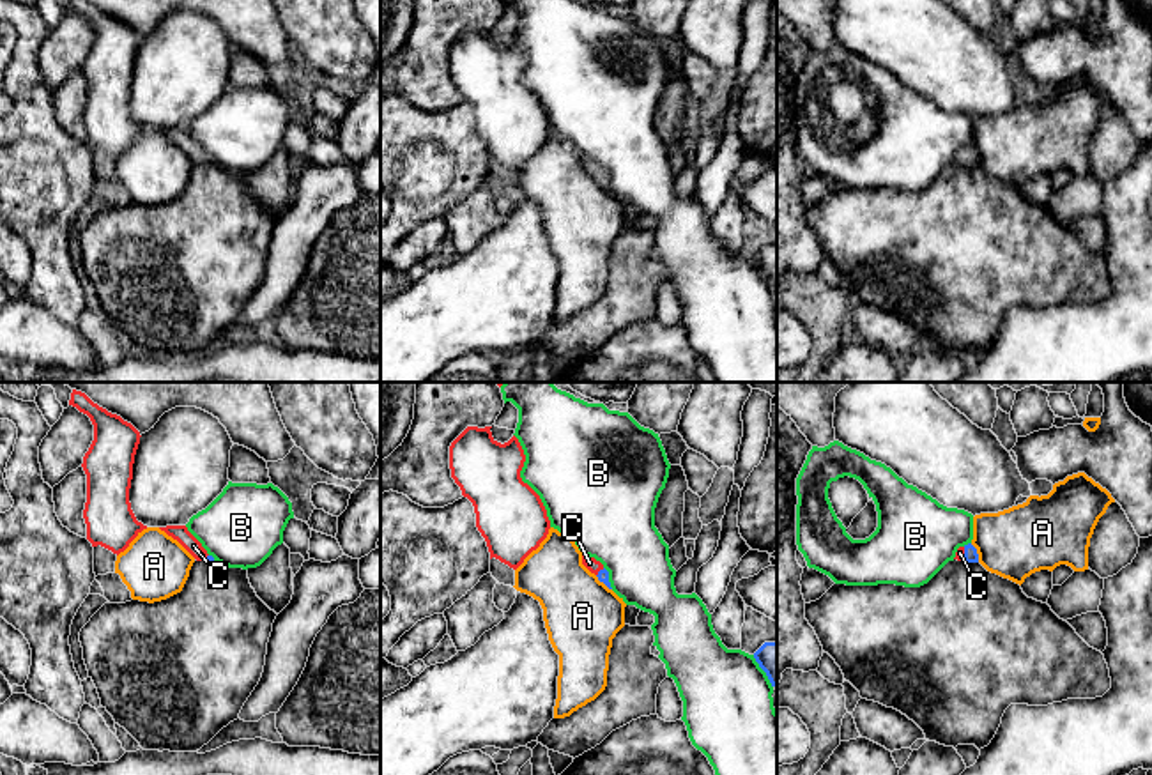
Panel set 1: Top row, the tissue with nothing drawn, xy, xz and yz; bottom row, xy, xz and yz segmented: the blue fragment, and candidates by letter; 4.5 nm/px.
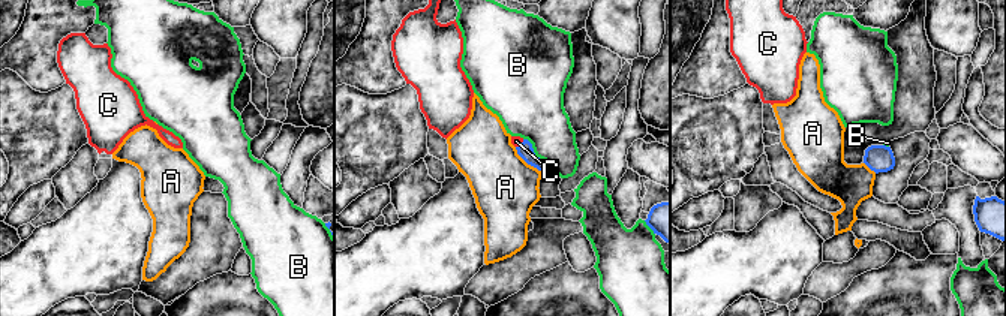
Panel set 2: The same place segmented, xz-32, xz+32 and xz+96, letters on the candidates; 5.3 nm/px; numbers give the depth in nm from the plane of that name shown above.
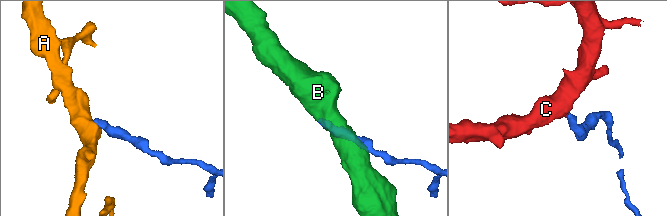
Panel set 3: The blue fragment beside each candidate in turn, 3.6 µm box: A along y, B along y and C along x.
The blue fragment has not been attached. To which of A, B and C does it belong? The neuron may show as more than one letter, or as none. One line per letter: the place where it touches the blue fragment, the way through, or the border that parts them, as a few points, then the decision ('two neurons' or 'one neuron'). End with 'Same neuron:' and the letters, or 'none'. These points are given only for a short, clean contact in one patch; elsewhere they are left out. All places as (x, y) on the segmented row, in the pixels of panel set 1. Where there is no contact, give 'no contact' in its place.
A: contact yz (975, 552); border yz (970, 544), (979, 561); two neurons
B: contact xz (763, 669); two neurons
C: contact yz (965, 554); way yz (970, 552), (965, 554), (960, 552); one neuron
Same neuron: C

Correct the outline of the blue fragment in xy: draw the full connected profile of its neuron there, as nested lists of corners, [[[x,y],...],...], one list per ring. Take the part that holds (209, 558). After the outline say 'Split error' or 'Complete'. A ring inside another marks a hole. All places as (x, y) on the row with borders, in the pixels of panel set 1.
[[[166,526],[159,527],[168,536],[177,540],[196,561],[214,561],[212,556],[207,554],[207,550],[202,547],[202,543],[188,531],[186,526]]]. Split error

